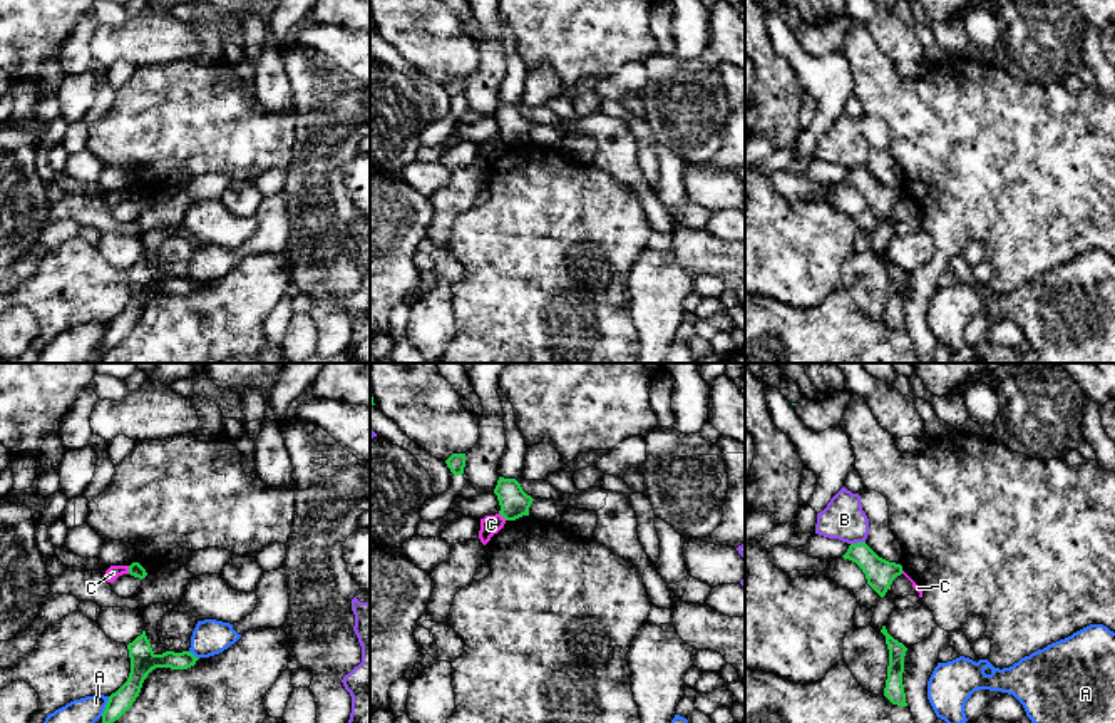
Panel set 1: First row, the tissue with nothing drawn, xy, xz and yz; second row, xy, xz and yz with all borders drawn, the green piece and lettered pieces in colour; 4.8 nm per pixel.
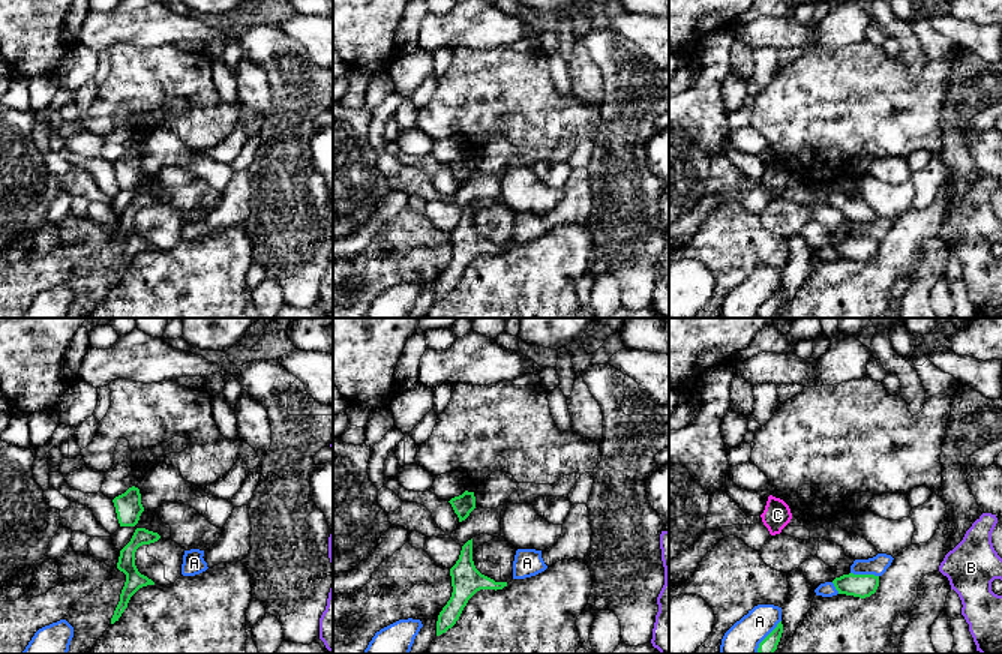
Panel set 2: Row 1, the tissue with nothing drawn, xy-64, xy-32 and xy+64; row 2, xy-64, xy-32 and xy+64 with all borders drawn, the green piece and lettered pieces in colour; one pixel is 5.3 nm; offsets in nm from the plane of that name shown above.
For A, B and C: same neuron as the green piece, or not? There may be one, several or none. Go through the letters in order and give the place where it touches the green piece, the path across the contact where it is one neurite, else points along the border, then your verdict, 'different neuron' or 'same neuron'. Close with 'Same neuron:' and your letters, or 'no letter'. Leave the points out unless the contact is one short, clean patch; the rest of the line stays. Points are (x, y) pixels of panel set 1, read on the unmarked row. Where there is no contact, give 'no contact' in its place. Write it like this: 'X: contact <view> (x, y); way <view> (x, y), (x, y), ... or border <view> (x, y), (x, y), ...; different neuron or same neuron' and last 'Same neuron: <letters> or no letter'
A: contact xy (106, 332); different neuron
B: contact yz (858, 168); different neuron
C: contact xy (129, 194); border xy (128, 191), (129, 198); different neuron
Same neuron: no letter

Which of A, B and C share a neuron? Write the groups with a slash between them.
A / B / C

